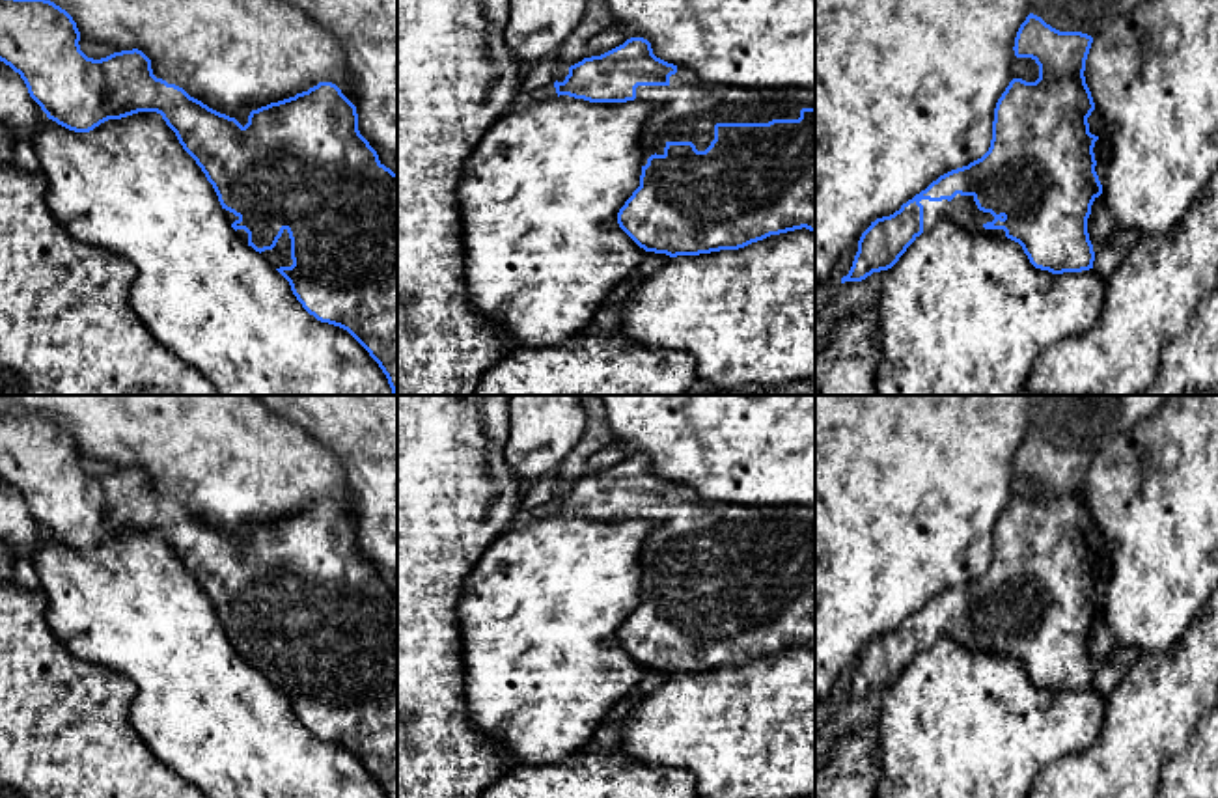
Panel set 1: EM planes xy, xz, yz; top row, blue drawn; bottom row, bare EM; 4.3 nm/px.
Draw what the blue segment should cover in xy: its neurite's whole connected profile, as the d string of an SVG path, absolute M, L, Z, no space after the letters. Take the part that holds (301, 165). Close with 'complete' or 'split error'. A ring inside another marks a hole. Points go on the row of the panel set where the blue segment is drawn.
M0 0L0 62L24 80L30 97L48 119L90 132L108 119L157 112L183 149L213 185L224 216L242 242L259 252L291 285L302 308L321 323L347 330L379 364L397 395L397 173L386 168L358 131L356 106L332 82L319 82L295 97L252 110L242 127L157 78L151 60L138 48L93 60L80 50L73 17L50 0Z | split error

